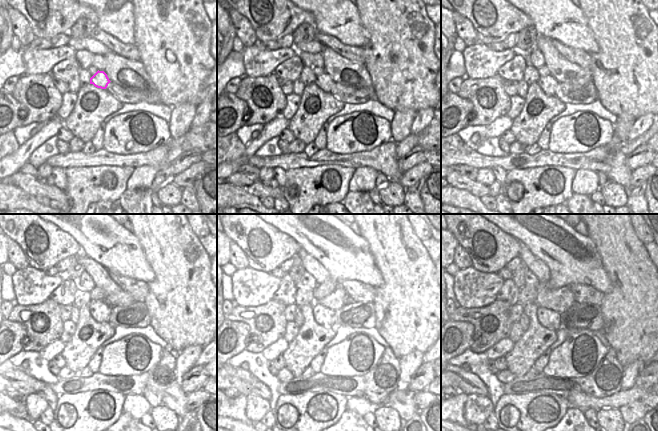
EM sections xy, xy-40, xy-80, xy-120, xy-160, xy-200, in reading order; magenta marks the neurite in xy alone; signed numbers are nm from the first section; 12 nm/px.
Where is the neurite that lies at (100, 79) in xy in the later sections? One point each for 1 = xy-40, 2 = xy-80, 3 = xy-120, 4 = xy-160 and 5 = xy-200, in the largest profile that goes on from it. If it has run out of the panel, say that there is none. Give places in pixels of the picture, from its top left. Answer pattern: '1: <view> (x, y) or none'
1: xy-40 (324, 81)
2: xy-80 (548, 84)
3: xy-120 (100, 310)
4: xy-160 (323, 316)
5: xy-200 (548, 318)

